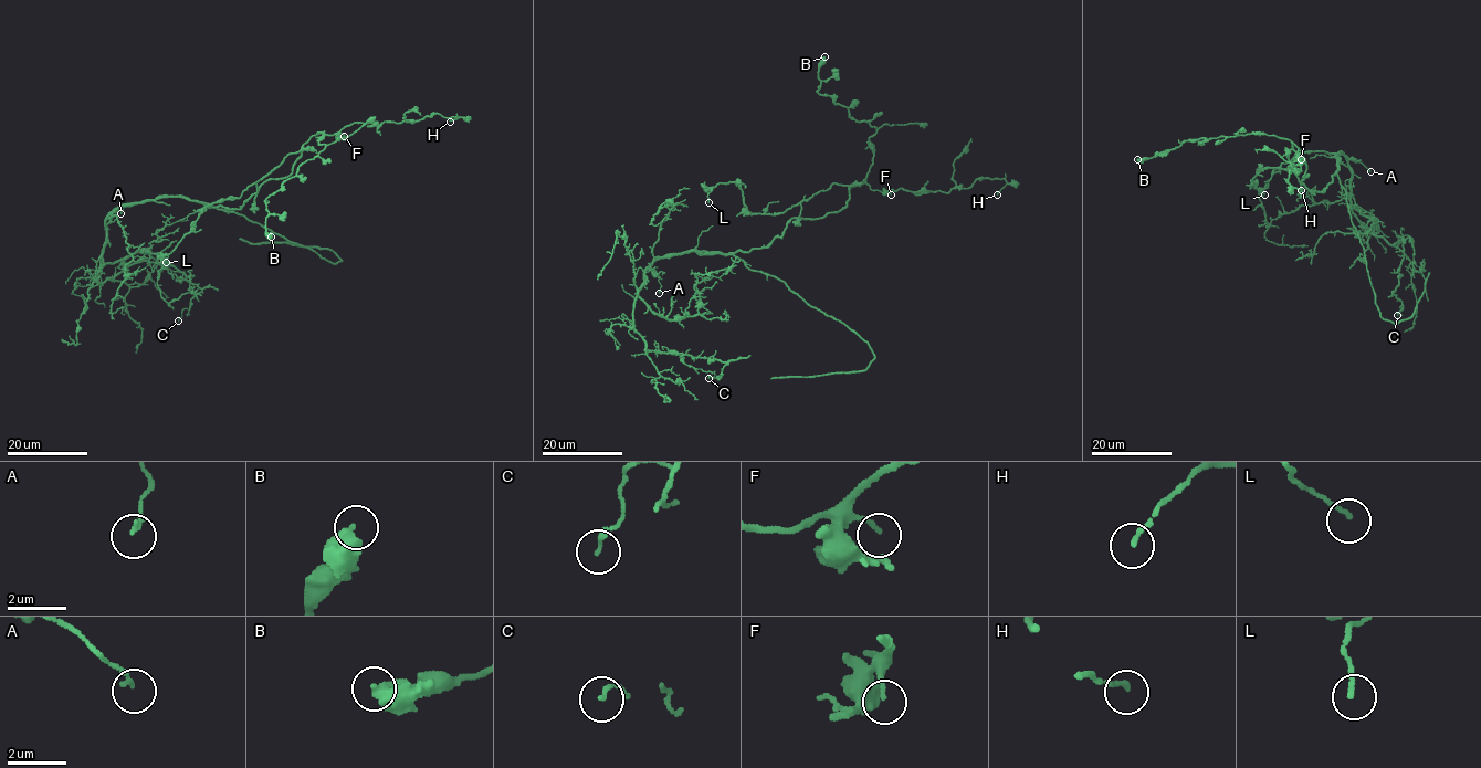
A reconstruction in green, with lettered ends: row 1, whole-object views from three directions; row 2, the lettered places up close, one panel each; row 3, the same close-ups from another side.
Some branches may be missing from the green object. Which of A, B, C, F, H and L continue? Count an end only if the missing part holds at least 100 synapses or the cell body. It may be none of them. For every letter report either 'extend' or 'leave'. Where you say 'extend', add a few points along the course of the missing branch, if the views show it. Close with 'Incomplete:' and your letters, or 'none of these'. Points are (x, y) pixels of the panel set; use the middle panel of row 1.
A: leave
B: leave
C: leave
F: leave
H: leave
L: leave
Incomplete: none of these

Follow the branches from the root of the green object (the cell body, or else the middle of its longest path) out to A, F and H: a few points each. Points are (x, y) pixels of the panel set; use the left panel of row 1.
A: (207, 203), (159, 197), (123, 204), (111, 212), (121, 209), (121, 213)
F: (207, 203), (240, 209), (264, 181), (284, 178), (291, 172), (302, 146), (313, 136), (322, 133), (344, 136)
H: (207, 203), (240, 209), (264, 181), (291, 172), (317, 134), (355, 123), (458, 118), (450, 122)

